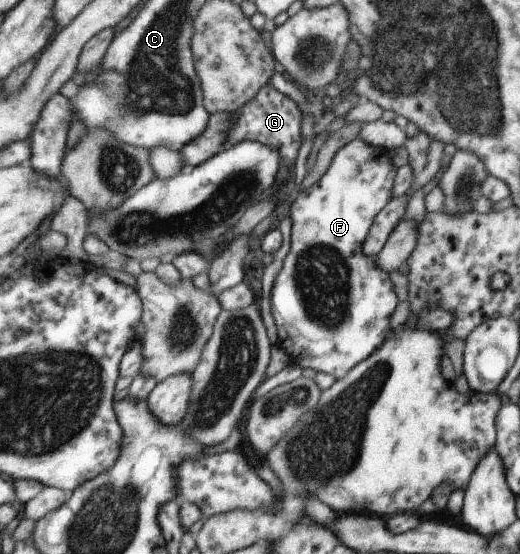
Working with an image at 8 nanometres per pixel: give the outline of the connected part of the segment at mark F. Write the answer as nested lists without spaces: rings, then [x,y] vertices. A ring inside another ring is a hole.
[[[361,138],[338,149],[323,177],[310,188],[302,188],[293,197],[289,216],[292,218],[290,252],[282,263],[270,301],[278,327],[278,344],[293,364],[316,372],[345,378],[357,365],[365,361],[390,337],[390,315],[396,307],[396,293],[388,274],[377,267],[374,259],[364,253],[365,239],[377,215],[390,201],[396,167],[388,153],[372,147]]]

